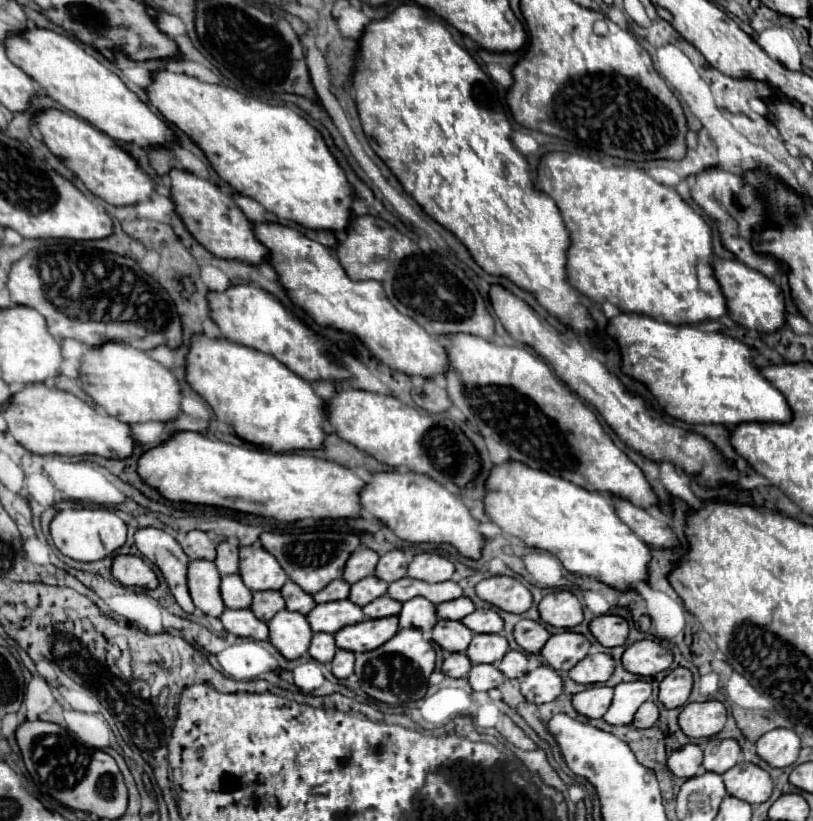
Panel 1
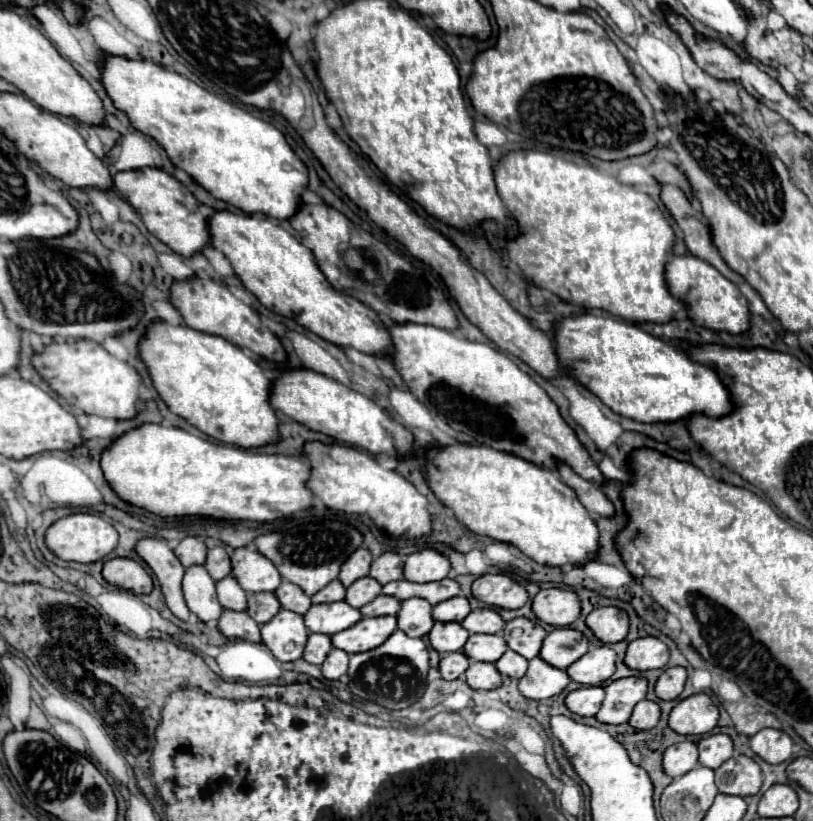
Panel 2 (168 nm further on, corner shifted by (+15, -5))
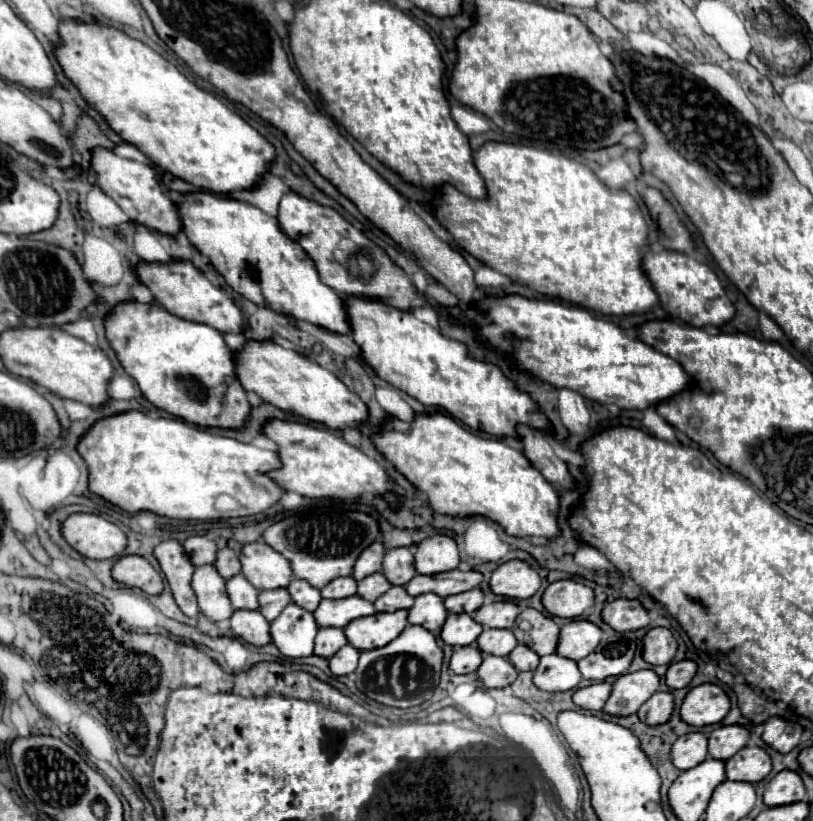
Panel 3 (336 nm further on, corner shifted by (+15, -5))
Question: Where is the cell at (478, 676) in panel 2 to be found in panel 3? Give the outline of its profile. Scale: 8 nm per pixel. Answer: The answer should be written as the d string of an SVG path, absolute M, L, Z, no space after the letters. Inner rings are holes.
M486 654L482 666L478 668L478 678L488 688L506 688L518 676L518 670L510 664L510 660L494 654Z

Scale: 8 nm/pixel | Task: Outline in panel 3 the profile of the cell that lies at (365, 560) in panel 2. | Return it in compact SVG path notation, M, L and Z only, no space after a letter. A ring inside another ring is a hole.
M376 540L372 546L368 546L368 548L360 554L360 558L356 560L356 566L354 566L352 576L354 576L356 580L362 580L362 578L378 572L378 570L382 568L384 552L386 552L386 550L384 550L384 544L382 544L380 540Z

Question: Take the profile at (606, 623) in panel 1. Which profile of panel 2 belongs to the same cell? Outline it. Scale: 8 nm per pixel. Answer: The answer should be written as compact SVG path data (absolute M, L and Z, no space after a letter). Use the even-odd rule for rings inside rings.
M596 608L588 614L586 626L604 644L616 644L628 634L628 616L618 608Z

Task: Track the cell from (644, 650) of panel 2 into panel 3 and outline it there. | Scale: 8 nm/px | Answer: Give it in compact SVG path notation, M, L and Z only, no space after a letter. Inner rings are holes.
M652 628L644 636L644 660L658 666L658 664L670 664L676 654L678 642L672 636L668 628Z

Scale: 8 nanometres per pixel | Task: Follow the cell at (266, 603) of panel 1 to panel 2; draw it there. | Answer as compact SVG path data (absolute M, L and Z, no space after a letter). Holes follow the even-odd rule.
M258 592L258 594L248 594L248 608L246 614L258 622L266 624L274 614L280 612L280 602L272 592Z

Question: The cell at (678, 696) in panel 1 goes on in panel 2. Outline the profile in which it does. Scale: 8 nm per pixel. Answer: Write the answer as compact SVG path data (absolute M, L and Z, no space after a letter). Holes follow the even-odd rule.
M680 666L664 670L662 676L656 682L656 688L654 688L656 696L660 700L674 700L674 698L678 698L680 692L684 690L686 676L688 676L686 674L686 668L680 668Z

